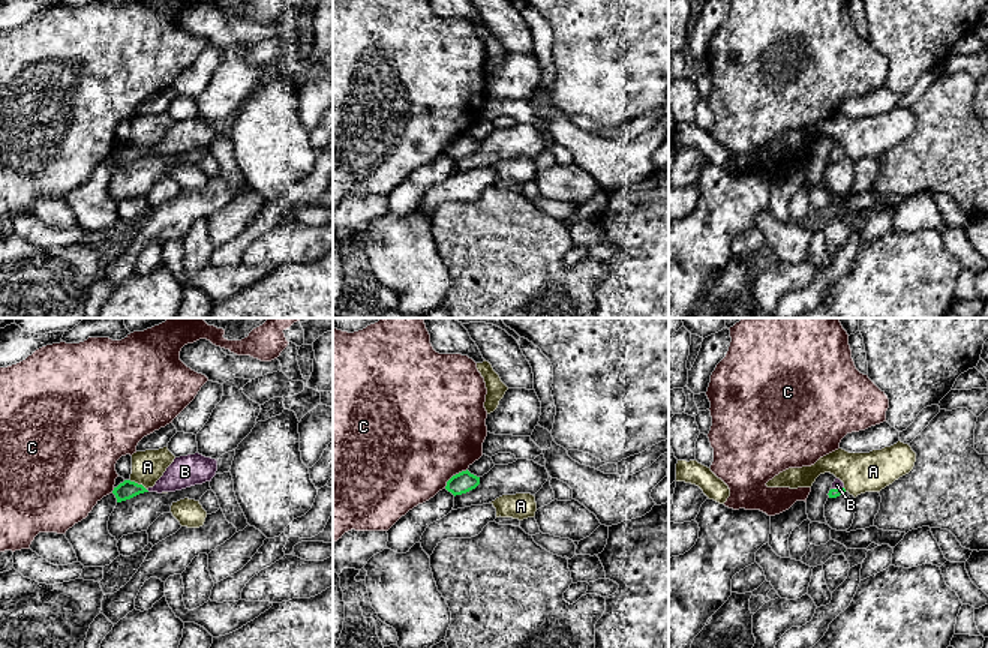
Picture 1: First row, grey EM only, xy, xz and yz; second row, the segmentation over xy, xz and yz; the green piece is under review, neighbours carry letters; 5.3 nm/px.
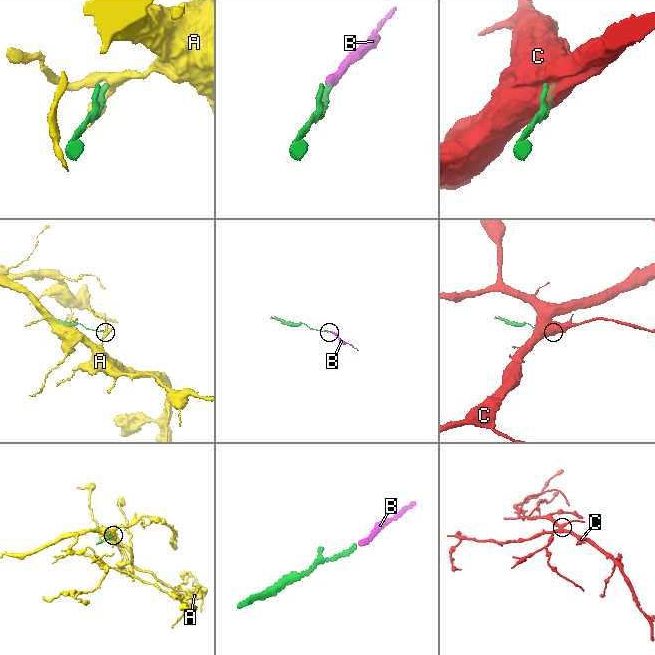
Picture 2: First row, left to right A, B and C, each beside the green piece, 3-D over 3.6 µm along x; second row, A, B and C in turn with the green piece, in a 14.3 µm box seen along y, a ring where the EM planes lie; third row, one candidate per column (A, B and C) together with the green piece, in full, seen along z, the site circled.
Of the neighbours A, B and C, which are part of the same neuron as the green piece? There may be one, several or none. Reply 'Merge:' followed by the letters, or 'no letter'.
Merge: B

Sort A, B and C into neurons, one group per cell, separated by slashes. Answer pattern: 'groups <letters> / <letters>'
groups A / B / C

